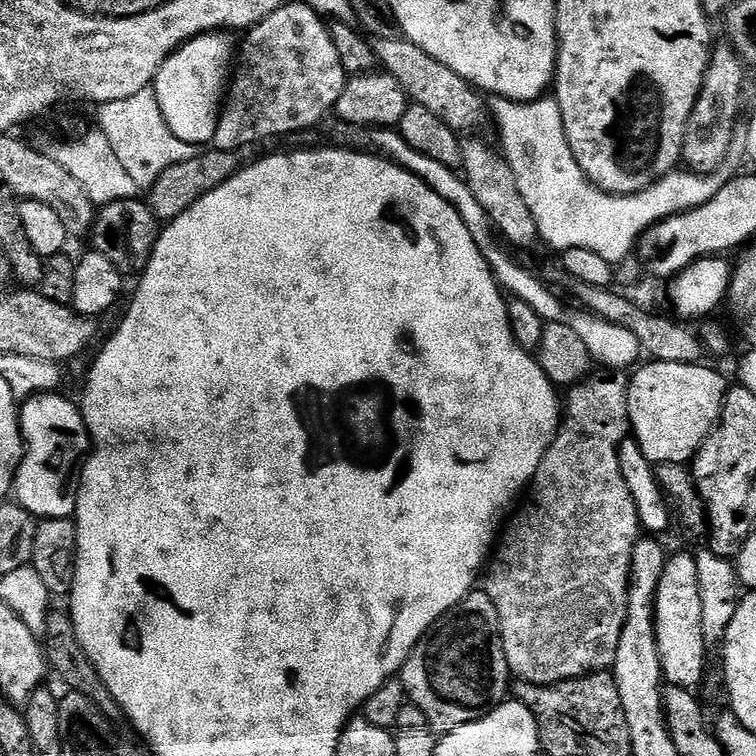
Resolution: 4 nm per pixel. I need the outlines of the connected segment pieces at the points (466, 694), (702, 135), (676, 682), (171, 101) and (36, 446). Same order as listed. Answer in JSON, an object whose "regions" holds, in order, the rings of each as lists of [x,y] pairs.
{"regions":[[[[473,590],[465,600],[442,614],[442,618],[438,618],[438,622],[434,622],[428,633],[413,646],[398,679],[404,684],[405,697],[426,714],[428,727],[438,734],[458,732],[462,726],[481,720],[487,712],[505,703],[510,692],[510,673],[500,637],[498,610],[494,610],[494,602],[490,602],[487,592]]],[[[717,43],[713,47],[702,90],[686,122],[682,160],[687,171],[697,174],[712,174],[715,168],[723,166],[724,159],[727,158],[728,151],[736,140],[736,123],[740,120],[740,99],[744,96],[746,65],[731,43],[723,43]]],[[[691,551],[669,555],[656,595],[656,637],[665,681],[677,688],[699,689],[710,646],[702,634],[702,594],[698,586],[696,557]]],[[[227,31],[208,32],[204,36],[195,36],[188,40],[177,50],[172,52],[162,62],[158,70],[154,87],[158,106],[162,106],[162,114],[166,118],[166,126],[182,138],[182,142],[208,146],[212,144],[212,139],[216,133],[216,127],[220,121],[220,109],[226,99],[226,89],[230,84],[230,69],[234,64],[234,44]]],[[[59,391],[40,392],[23,401],[18,408],[24,457],[16,470],[14,500],[40,520],[75,517],[80,469],[90,452],[83,411],[60,395]]]]}

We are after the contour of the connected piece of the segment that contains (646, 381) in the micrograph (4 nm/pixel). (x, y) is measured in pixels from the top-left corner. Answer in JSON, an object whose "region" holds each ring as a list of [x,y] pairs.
{"region":[[[652,360],[645,368],[633,374],[628,386],[628,424],[631,435],[638,442],[642,454],[654,466],[661,464],[688,464],[700,451],[700,445],[707,440],[712,429],[720,423],[720,412],[724,409],[724,398],[728,395],[729,381],[724,381],[720,372],[704,368],[703,363],[683,364]]]}

